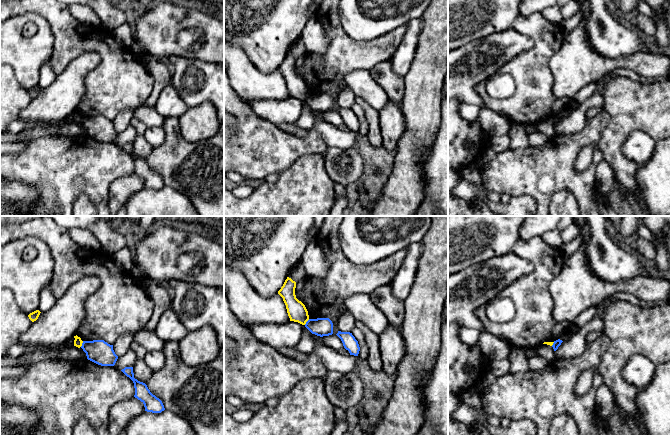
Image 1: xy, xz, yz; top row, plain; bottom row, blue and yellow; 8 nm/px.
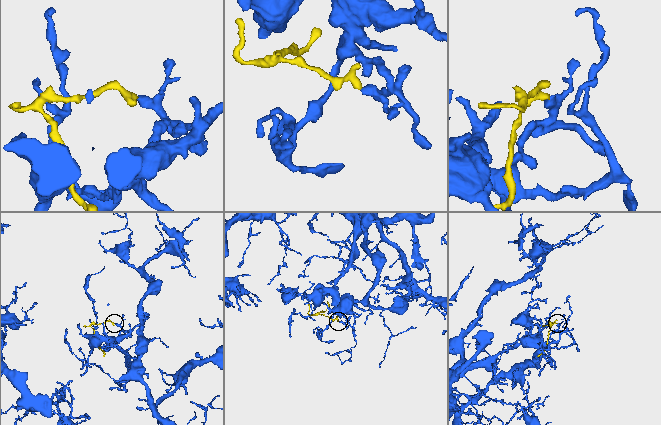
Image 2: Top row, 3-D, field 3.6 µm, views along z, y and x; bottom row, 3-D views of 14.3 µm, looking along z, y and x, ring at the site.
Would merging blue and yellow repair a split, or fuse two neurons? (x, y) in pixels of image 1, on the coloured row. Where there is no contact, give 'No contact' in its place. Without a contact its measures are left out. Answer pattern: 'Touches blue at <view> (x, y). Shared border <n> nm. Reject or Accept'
Touches blue at xy (82, 344). Shared border 50 nm. Reject

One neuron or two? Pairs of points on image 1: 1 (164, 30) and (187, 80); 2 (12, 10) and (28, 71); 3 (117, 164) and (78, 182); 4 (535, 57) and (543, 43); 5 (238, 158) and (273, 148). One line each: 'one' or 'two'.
1: two
2: two
3: one
4: one
5: one

